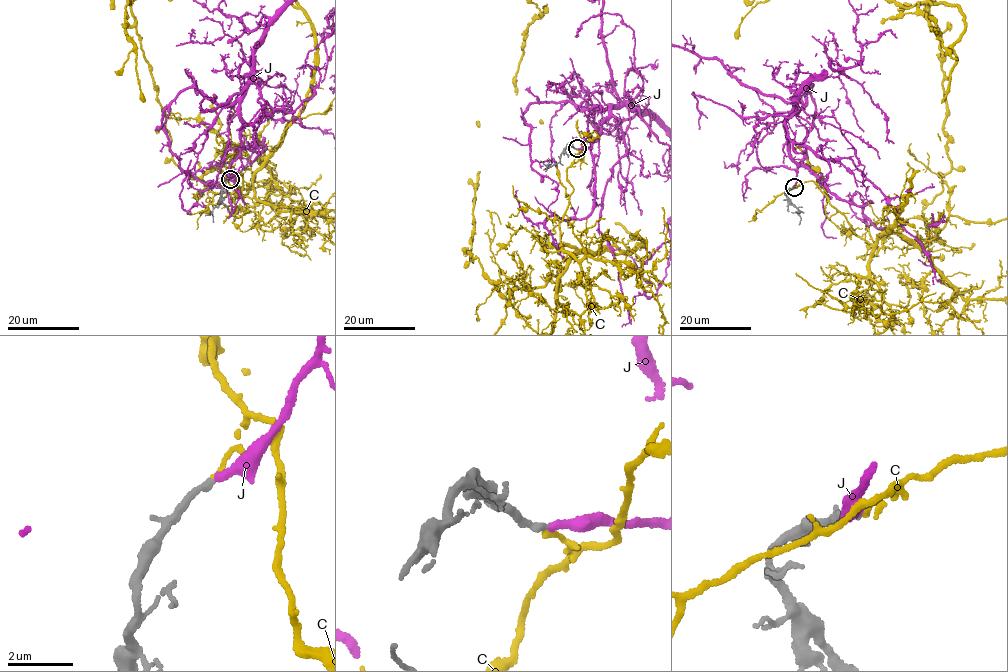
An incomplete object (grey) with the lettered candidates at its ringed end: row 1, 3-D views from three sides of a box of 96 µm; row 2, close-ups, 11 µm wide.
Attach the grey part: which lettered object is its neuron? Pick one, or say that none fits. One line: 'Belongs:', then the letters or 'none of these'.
Belongs: J

